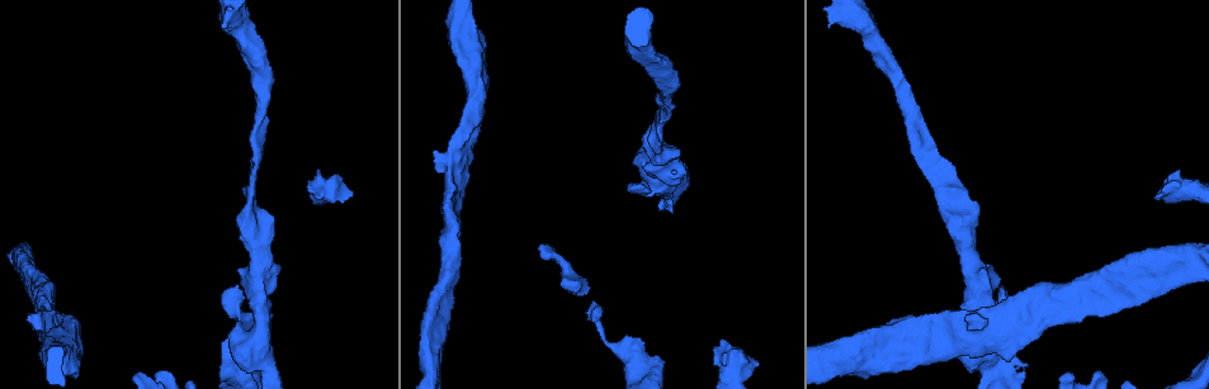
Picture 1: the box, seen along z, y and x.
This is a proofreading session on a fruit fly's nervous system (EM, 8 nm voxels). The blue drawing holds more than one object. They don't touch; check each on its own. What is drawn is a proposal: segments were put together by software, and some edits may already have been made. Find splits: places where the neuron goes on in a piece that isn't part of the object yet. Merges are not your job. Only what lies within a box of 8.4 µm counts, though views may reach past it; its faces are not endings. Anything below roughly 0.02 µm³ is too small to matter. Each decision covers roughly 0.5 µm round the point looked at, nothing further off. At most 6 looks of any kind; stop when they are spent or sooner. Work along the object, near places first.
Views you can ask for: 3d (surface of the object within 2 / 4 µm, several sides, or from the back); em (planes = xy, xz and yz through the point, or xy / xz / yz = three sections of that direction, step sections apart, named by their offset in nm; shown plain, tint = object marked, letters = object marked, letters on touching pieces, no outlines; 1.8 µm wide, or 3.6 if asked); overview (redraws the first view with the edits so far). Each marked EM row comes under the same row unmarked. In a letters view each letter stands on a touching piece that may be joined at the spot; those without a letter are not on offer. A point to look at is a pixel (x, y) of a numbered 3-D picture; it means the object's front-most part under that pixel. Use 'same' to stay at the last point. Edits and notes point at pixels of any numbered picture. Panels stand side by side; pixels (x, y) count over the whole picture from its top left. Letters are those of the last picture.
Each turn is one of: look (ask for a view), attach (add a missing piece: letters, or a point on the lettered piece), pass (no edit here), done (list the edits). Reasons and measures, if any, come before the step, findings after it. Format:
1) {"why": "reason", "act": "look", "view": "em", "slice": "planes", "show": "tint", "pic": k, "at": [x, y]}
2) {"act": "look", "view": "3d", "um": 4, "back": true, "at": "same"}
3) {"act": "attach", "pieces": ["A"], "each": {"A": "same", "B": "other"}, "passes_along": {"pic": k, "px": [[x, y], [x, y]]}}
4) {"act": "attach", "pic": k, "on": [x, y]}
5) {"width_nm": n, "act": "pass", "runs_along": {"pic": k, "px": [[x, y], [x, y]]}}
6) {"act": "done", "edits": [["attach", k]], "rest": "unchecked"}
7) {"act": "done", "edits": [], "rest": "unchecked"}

{"why": "an open end", "act": "look", "view": "3d", "um": 2, "pic": 1, "at": [994, 310]}

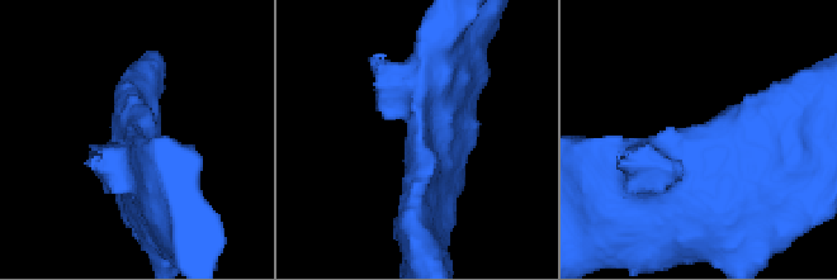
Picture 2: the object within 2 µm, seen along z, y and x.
{"act": "look", "view": "em", "slice": "xz", "step": 4, "show": "letters", "pic": 2, "at": [411, 131]}

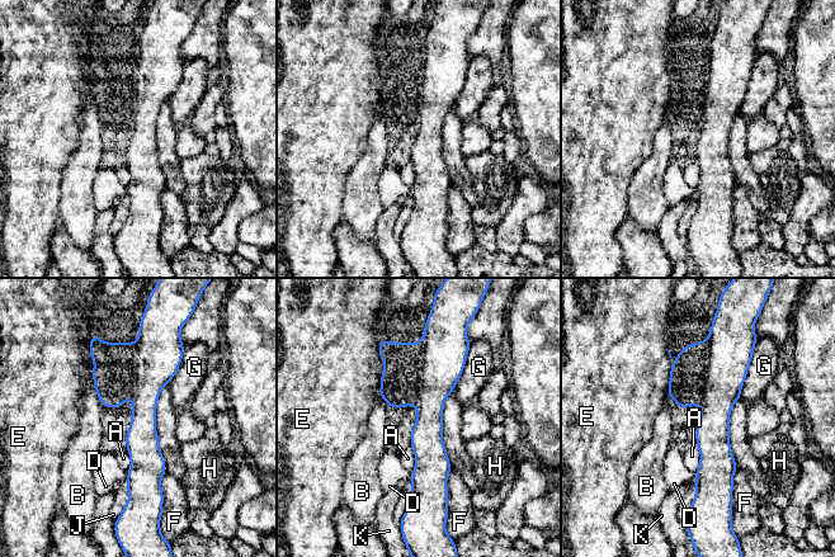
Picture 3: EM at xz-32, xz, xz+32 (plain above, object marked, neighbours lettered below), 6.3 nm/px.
{"act": "look", "view": "em", "slice": "planes", "show": "letters", "at": "same"}

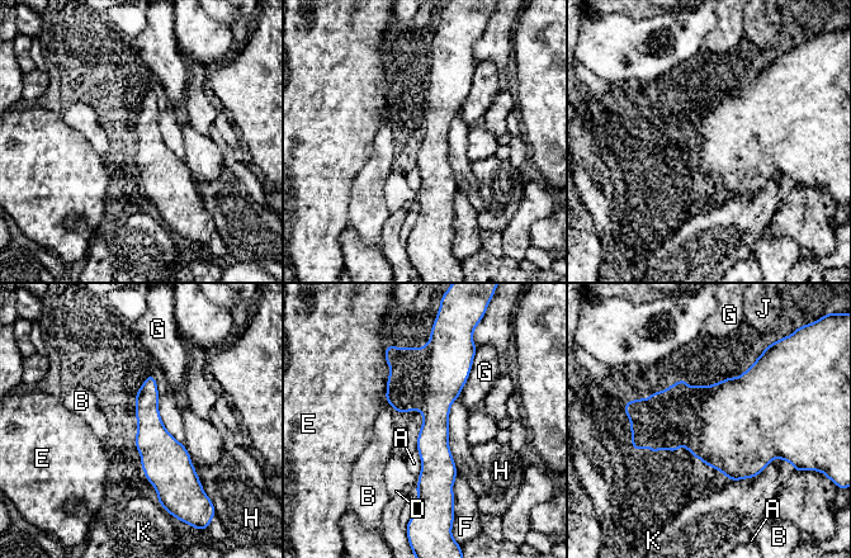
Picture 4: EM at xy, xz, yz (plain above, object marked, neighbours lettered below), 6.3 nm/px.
{"width_nm": 220, "act": "pass", "each": {"A": "other", "B": "other", "D": "other", "E": "other", "F": "other", "G": "other", "H": "other", "J": "other", "K": "other"}, "border": {"pic": 4, "px": [[416, 453], [421, 460], [419, 476]]}, "found": "no lettered piece goes on from it"}

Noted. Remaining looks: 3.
{"why": "free end", "act": "look", "view": "3d", "um": 4, "pic": 1, "at": [1098, 374]}

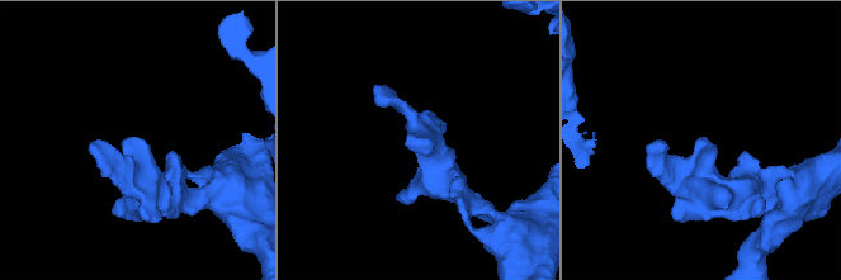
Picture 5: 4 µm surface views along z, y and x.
{"act": "look", "view": "em", "slice": "planes", "show": "tint", "pic": 5, "at": [407, 137]}

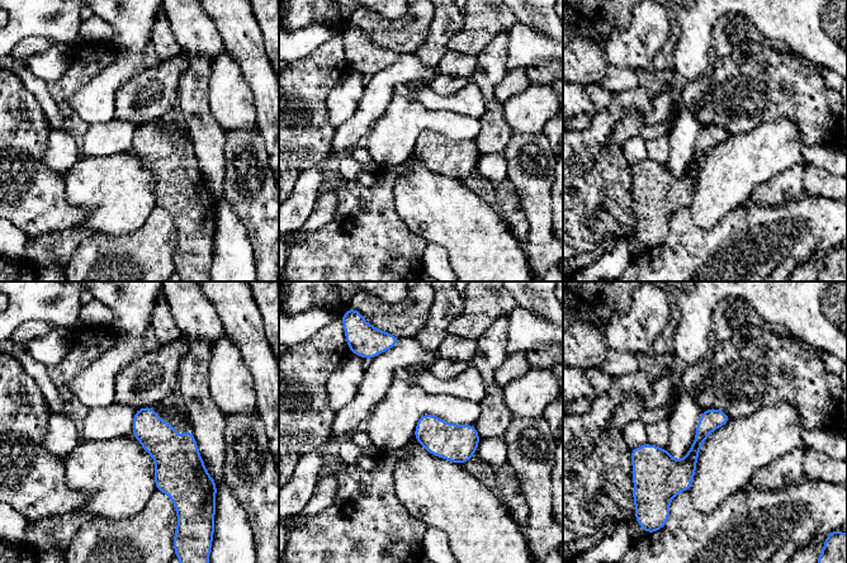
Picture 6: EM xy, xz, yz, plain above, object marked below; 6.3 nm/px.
{"act": "look", "view": "em", "slice": "planes", "show": "letters", "at": "same"}

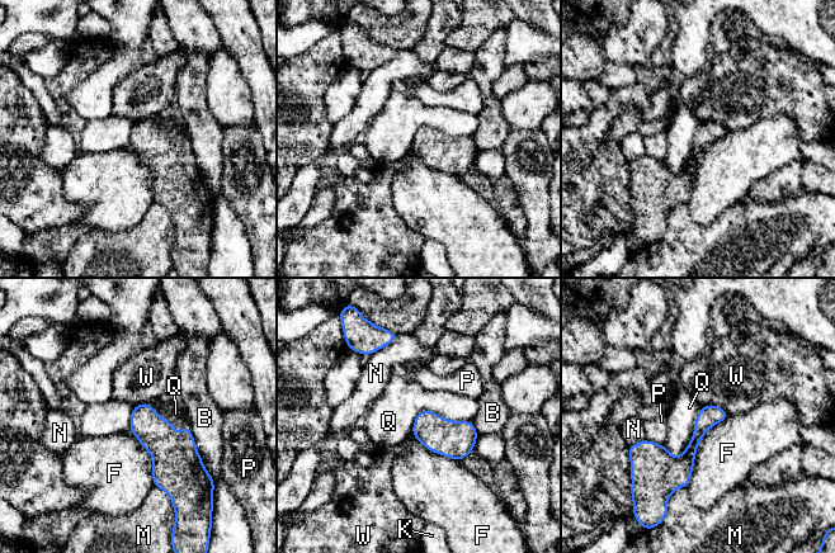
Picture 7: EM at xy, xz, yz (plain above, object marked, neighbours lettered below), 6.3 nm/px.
{"longest_contact_nm": ["F", 550], "act": "pass", "each": {"B": "other", "F": "other", "K": "other", "M": "other", "N": "other", "P": "other", "Q": "other", "W": "other"}, "border": {"pic": 7, "px": [[471, 421], [421, 410], [410, 433]]}, "found": "none of them fits"}

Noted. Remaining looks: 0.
{"act": "done", "edits": [], "rest": "unchecked"}

